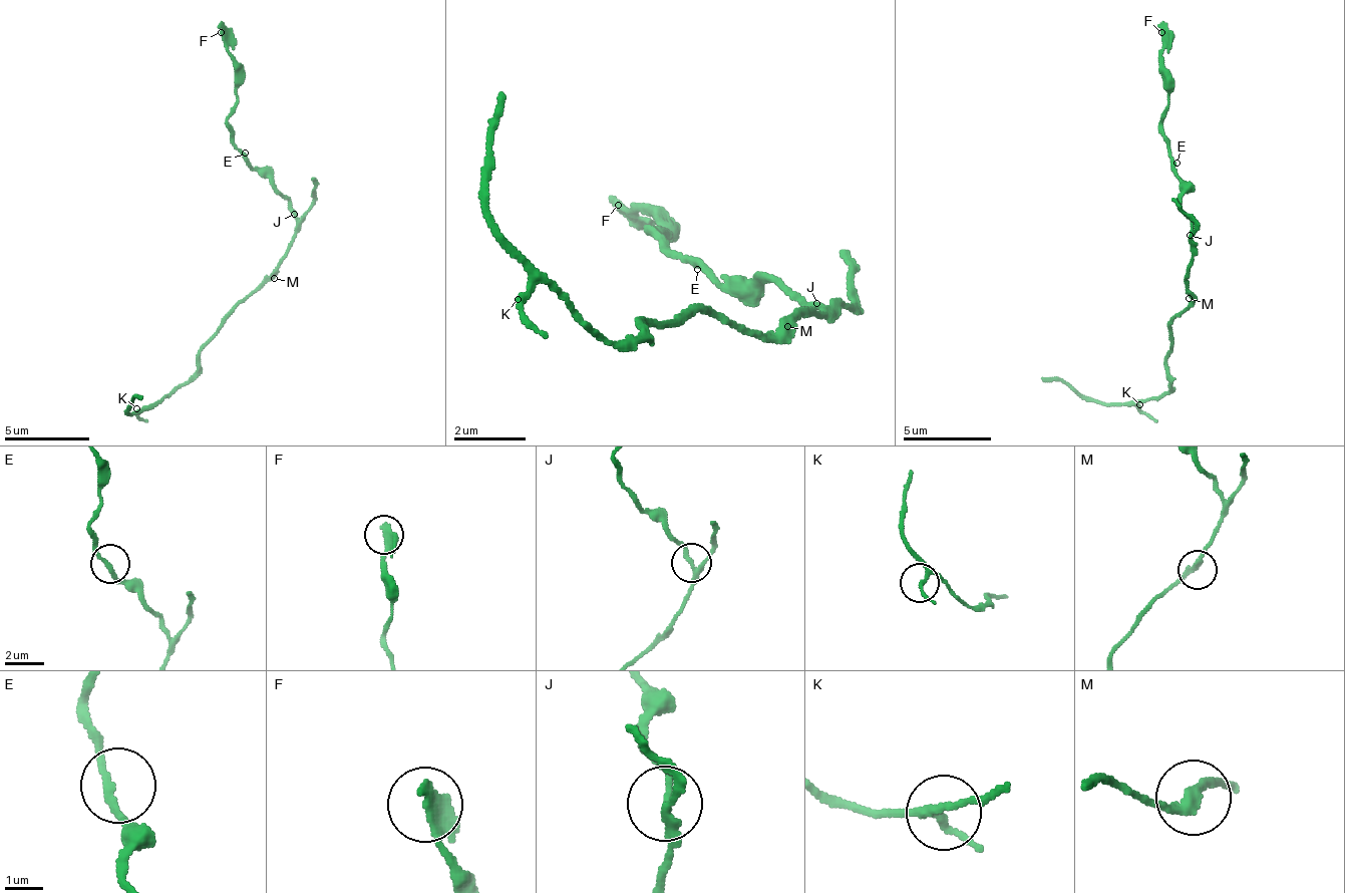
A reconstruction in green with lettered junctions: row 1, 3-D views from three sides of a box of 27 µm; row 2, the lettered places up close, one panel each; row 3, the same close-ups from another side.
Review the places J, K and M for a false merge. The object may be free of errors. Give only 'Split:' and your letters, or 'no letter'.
Split: J

